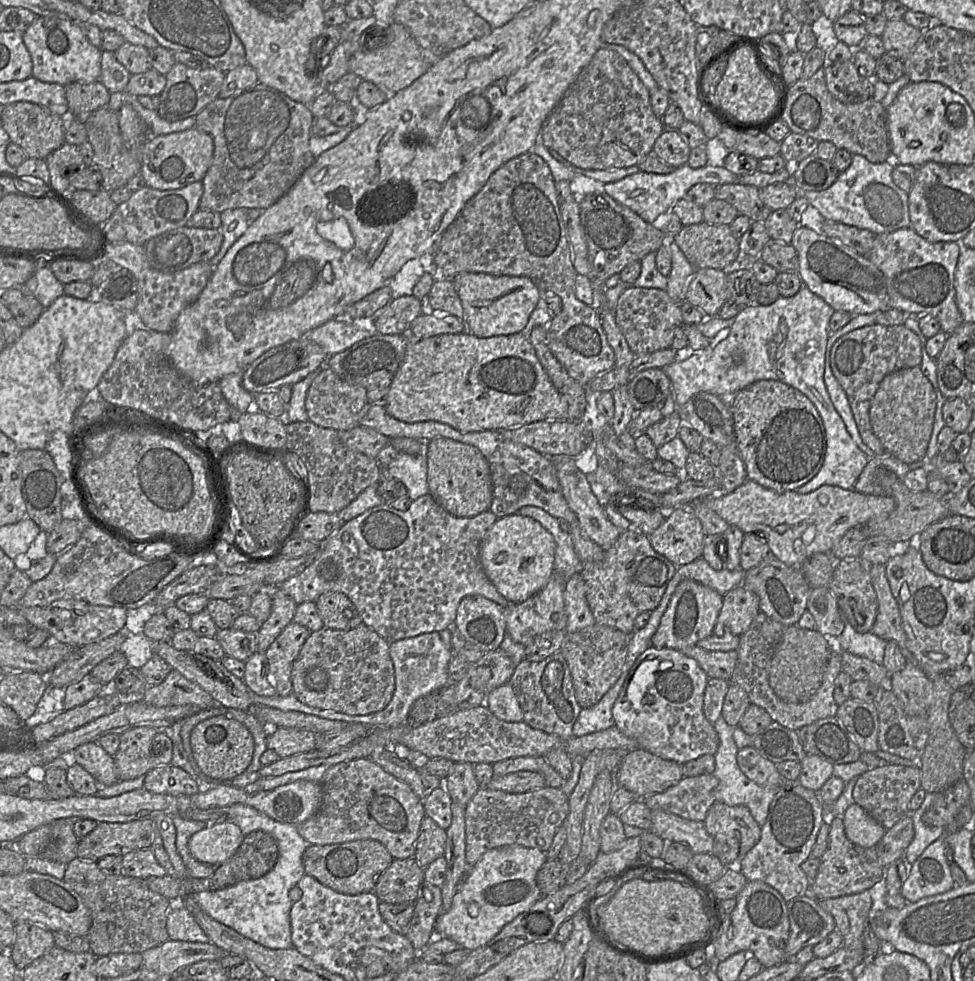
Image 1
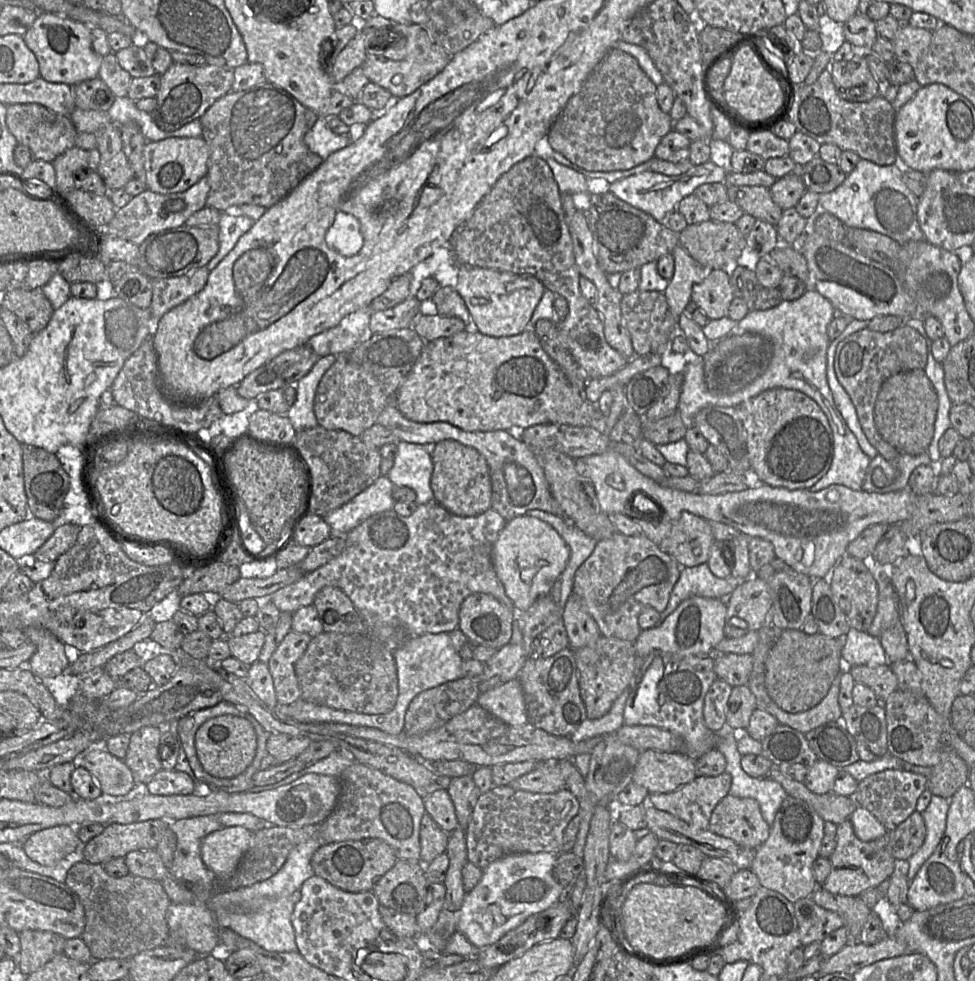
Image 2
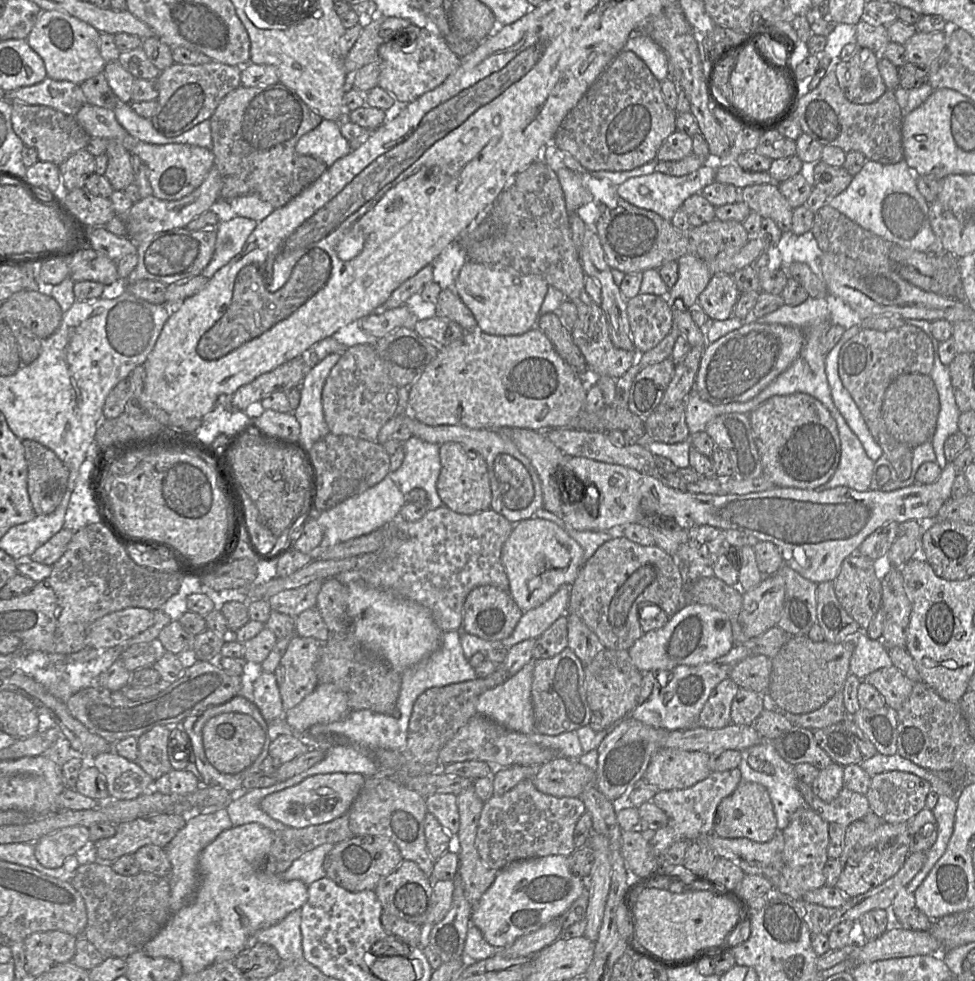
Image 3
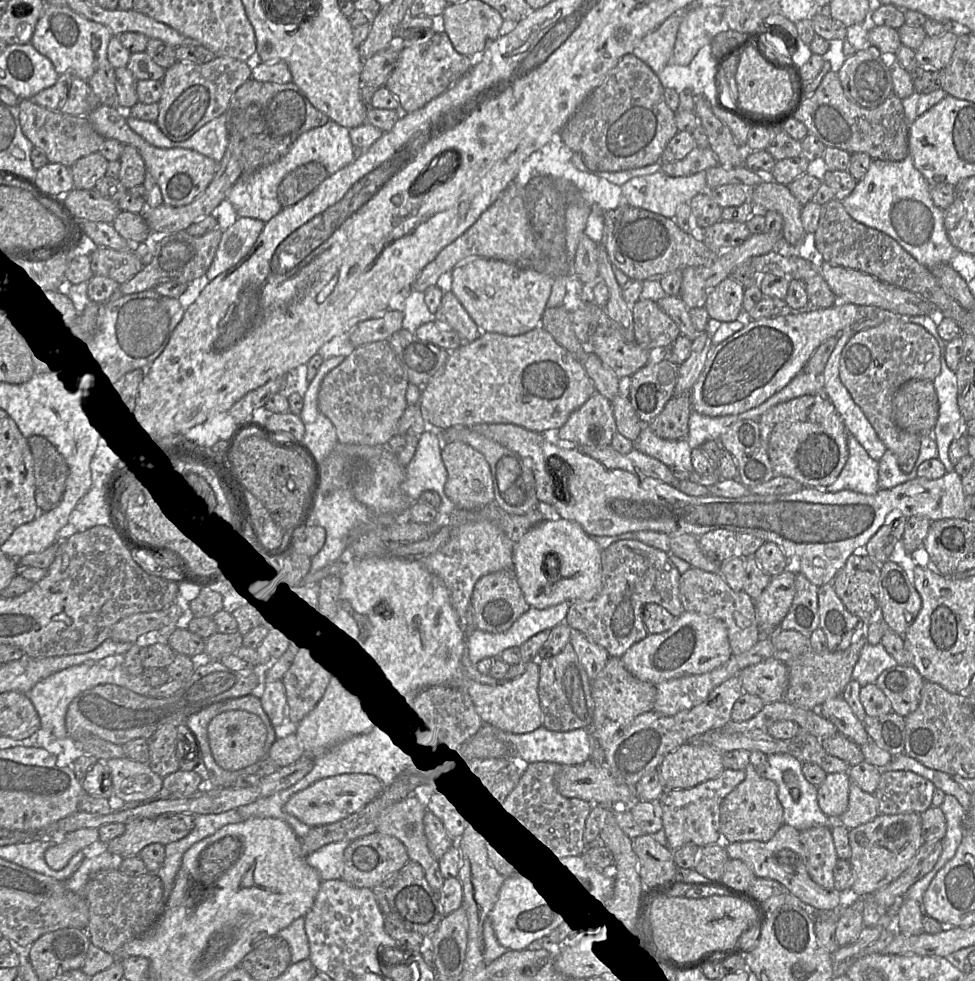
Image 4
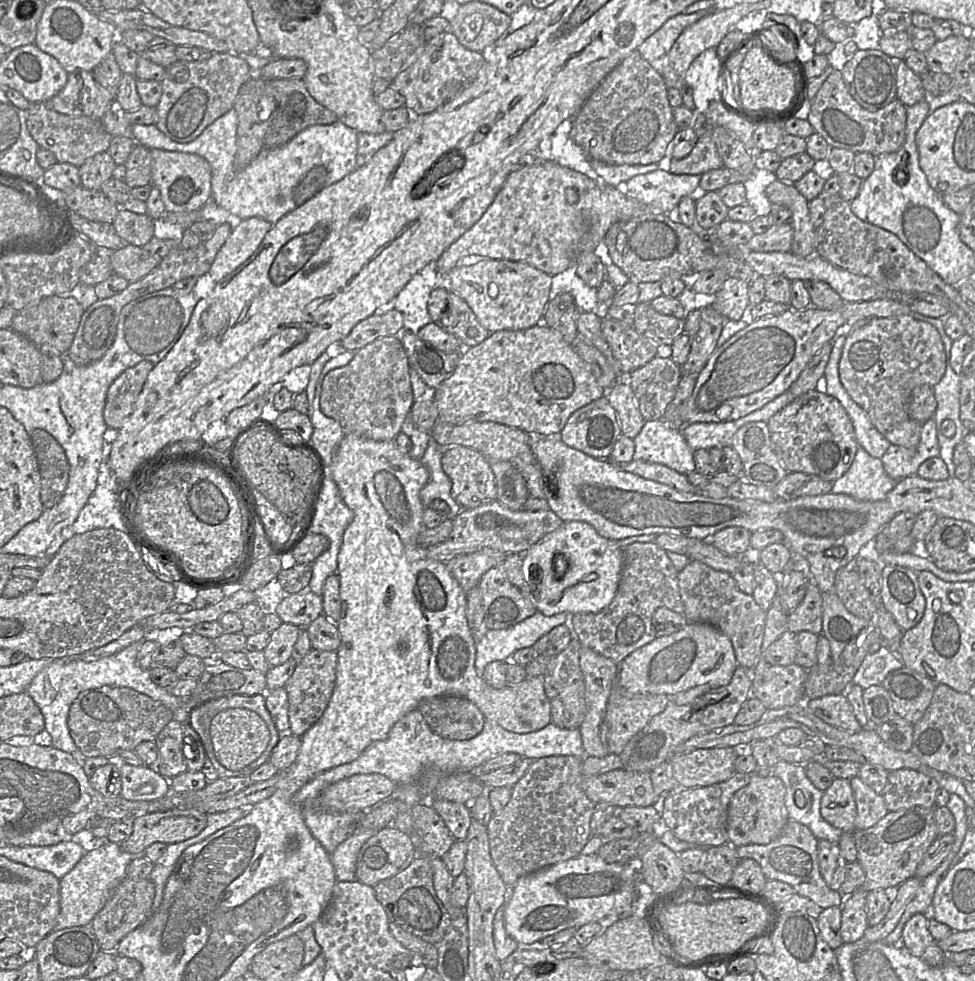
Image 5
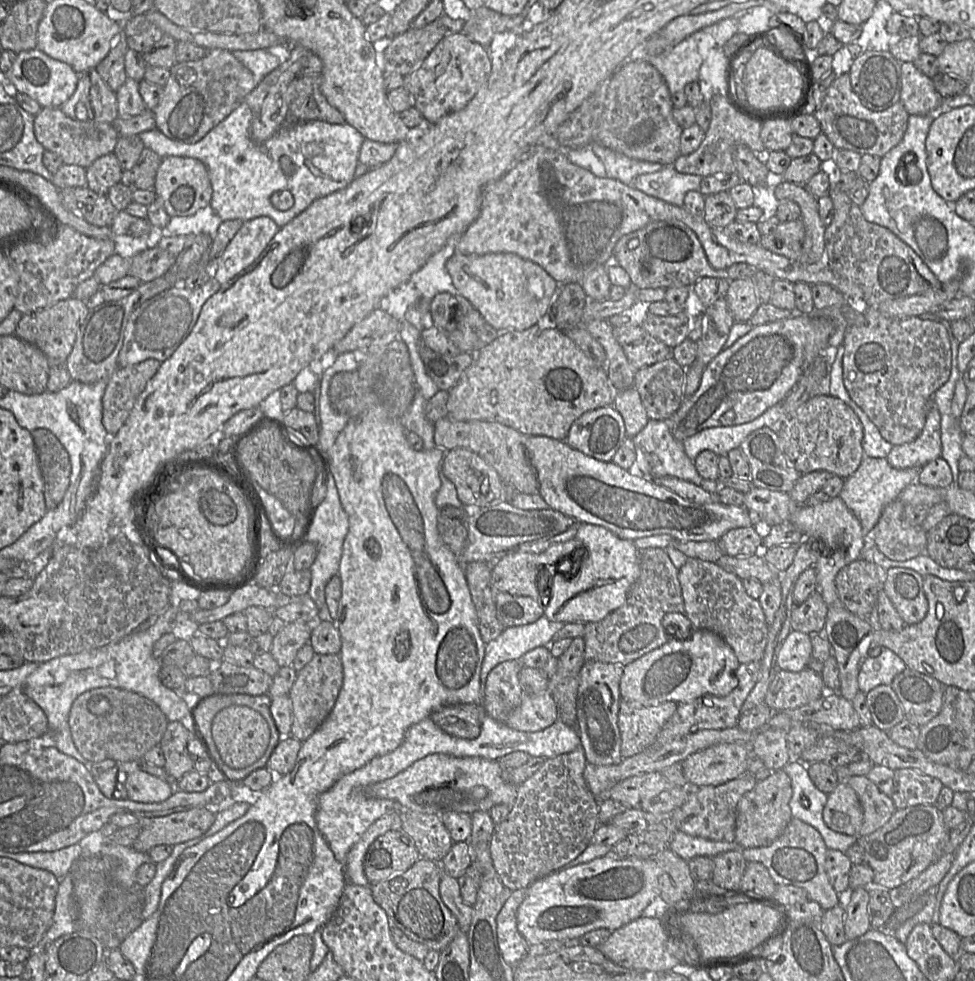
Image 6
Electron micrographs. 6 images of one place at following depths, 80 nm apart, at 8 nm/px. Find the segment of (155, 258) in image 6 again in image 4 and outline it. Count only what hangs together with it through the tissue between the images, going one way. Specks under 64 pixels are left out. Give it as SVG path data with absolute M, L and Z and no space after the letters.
M87 247L91 269L95 276L110 278L121 285L143 269L140 258L132 251Z

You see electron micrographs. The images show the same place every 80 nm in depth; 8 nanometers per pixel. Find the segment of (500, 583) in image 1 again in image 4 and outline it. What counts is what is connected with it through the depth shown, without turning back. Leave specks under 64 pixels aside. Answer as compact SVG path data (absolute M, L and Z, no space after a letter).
M574 521L537 524L513 547L513 570L526 602L532 608L544 609L564 601L591 600L602 587L601 552L596 541Z

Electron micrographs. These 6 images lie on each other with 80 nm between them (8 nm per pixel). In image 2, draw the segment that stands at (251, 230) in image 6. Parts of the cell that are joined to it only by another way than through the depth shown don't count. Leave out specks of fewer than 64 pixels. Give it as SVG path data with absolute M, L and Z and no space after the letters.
M226 212L221 213L217 226L219 249L206 265L210 272L230 253L240 237L252 228L254 222L254 220L243 214L230 215Z

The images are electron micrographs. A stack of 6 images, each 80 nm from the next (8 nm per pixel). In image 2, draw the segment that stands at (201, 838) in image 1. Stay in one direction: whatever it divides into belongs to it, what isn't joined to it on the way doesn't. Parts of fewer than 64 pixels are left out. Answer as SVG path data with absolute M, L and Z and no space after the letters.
M242 826L222 827L208 834L202 841L201 858L206 867L213 872L215 880L224 881L235 871L239 861L247 851L253 833Z

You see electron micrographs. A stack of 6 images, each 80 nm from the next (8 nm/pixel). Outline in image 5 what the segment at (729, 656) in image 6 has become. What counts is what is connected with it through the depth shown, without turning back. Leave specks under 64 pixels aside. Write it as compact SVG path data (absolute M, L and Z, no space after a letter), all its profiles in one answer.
M689 622L682 630L658 636L628 655L620 664L619 684L630 694L656 694L673 697L692 687L707 684L726 686L738 667L729 638L705 623Z

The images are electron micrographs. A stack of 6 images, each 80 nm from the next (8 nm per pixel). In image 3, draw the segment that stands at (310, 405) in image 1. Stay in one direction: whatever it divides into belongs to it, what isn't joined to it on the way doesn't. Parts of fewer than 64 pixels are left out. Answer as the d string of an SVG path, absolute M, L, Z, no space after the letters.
M373 344L356 345L341 354L322 388L322 408L330 433L377 442L380 429L398 413L398 387L391 380L387 366Z

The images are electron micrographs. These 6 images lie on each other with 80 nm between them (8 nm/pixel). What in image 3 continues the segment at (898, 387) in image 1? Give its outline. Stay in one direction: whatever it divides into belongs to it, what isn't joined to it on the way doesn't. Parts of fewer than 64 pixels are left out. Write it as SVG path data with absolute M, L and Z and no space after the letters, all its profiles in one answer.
M906 373L897 377L885 391L881 412L887 431L897 441L911 448L931 441L940 412L939 394L931 376Z

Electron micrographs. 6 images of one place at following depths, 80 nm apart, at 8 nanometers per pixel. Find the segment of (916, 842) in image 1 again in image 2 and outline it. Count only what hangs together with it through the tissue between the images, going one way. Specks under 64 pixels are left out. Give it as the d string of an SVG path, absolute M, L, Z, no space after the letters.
M932 794L929 805L921 812L926 825L926 838L918 851L907 860L909 864L907 873L909 882L913 880L921 866L932 855L942 840L946 829L949 808L949 799Z

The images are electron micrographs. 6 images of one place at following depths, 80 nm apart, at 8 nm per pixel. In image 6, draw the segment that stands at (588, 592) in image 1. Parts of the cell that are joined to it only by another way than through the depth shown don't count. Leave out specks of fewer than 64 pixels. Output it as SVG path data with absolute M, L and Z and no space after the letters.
M639 549L640 574L631 586L626 601L597 622L585 623L584 661L600 661L626 666L663 644L670 636L662 626L666 613L684 613L685 606L678 570L665 549Z

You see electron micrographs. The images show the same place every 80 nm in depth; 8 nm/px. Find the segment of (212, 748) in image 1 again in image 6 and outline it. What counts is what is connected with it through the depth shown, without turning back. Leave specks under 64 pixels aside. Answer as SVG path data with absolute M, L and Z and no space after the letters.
M229 706L220 710L212 720L212 730L208 733L212 744L225 766L241 769L252 765L261 758L270 742L270 729L262 715L246 706Z

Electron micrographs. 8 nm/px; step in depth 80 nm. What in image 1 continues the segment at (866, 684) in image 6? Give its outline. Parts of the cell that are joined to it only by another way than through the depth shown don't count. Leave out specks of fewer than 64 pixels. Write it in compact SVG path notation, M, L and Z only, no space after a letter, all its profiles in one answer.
M845 622L843 632L832 640L833 645L837 646L840 652L849 652L877 664L883 663L886 642L872 632L857 632L849 622Z

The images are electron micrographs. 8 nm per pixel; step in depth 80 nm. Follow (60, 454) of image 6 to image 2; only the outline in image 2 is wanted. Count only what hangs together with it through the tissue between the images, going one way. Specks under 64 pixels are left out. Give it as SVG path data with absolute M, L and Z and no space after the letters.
M22 444L24 488L27 496L29 516L53 522L61 514L64 499L69 488L69 476L57 457L42 448Z

